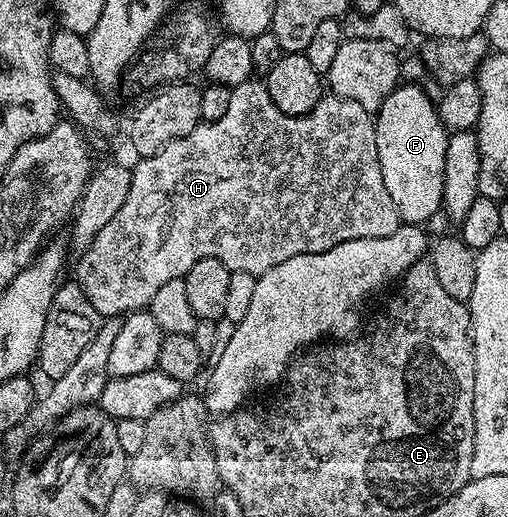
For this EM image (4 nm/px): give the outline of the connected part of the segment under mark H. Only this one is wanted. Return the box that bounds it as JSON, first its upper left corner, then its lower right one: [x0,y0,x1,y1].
[76,81,400,317]

